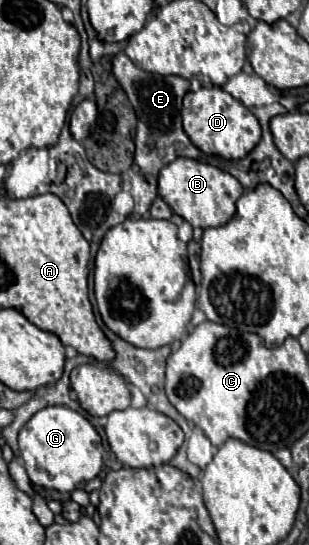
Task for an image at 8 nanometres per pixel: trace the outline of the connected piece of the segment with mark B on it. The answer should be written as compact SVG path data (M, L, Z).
M177 158L159 174L159 196L171 204L171 210L185 218L193 228L215 228L227 224L235 214L235 202L243 194L243 186L229 172L207 162Z

